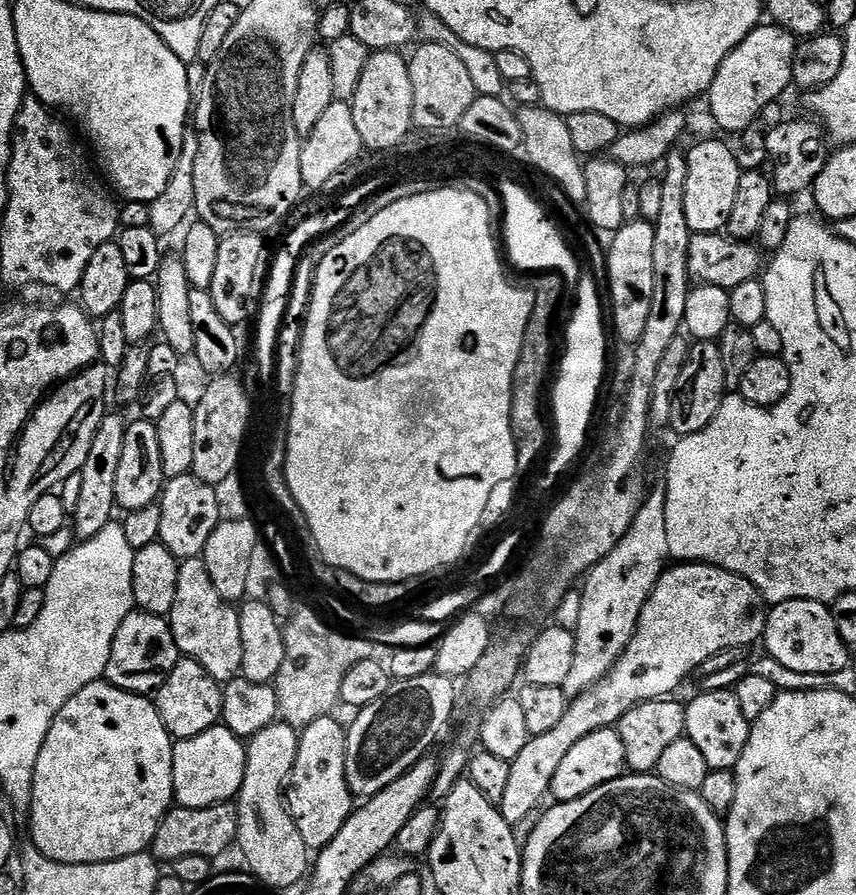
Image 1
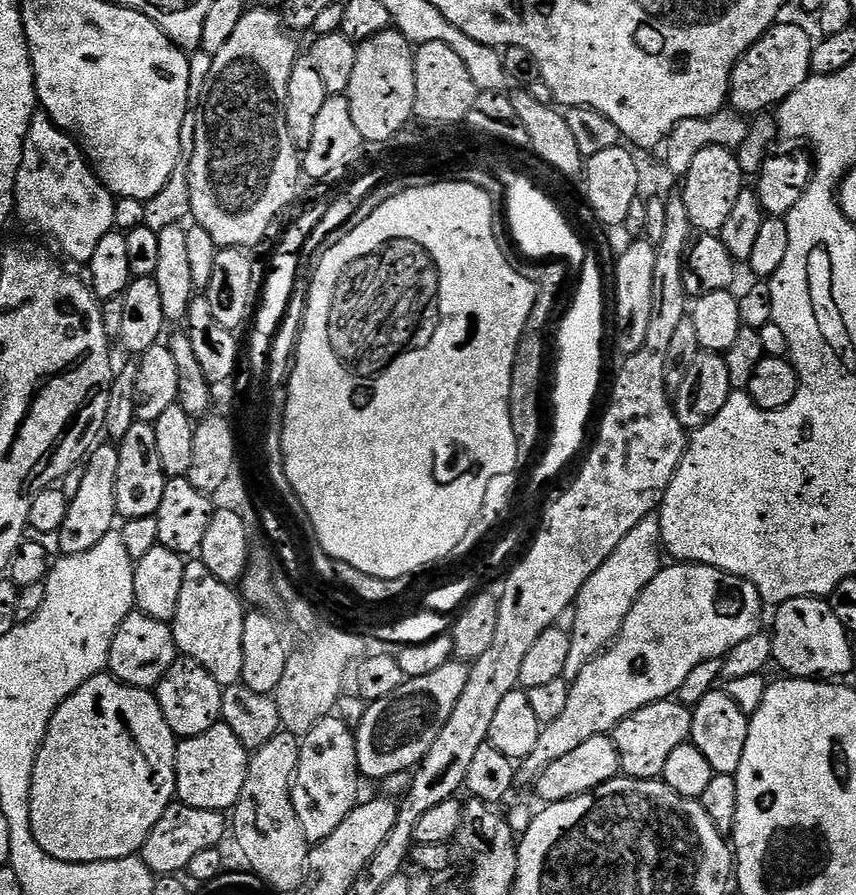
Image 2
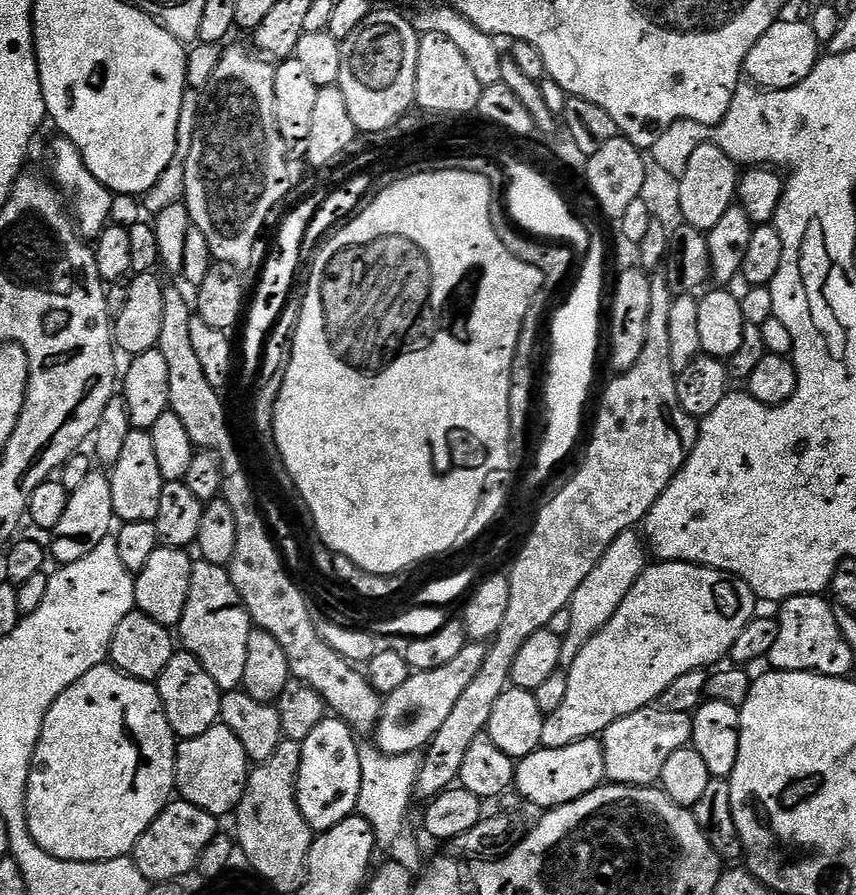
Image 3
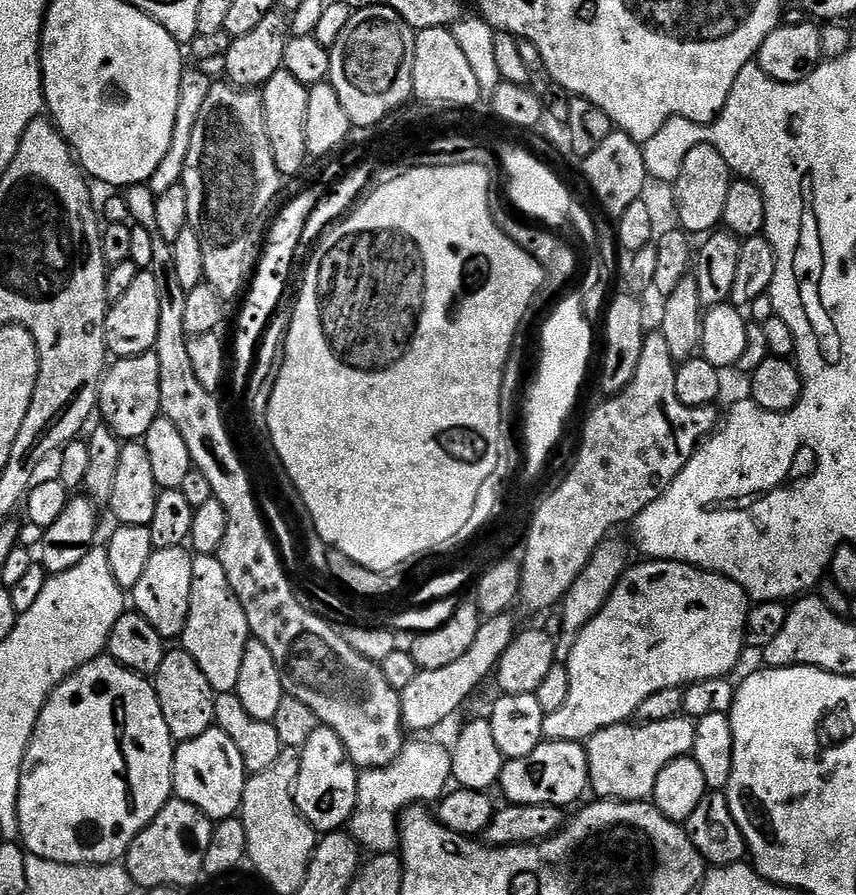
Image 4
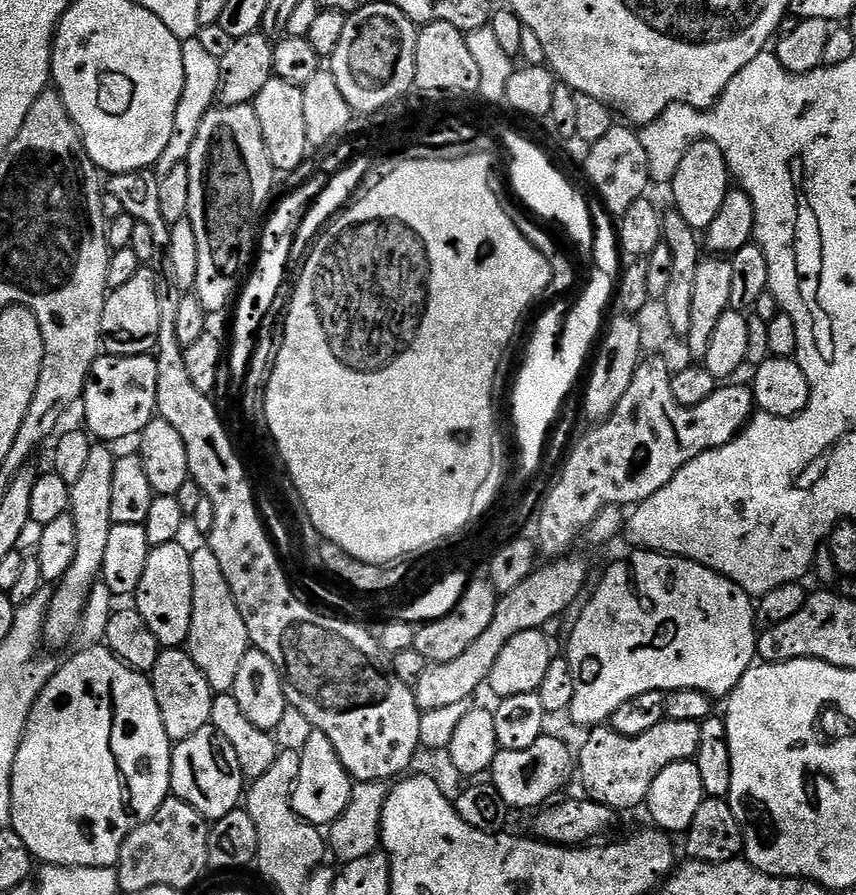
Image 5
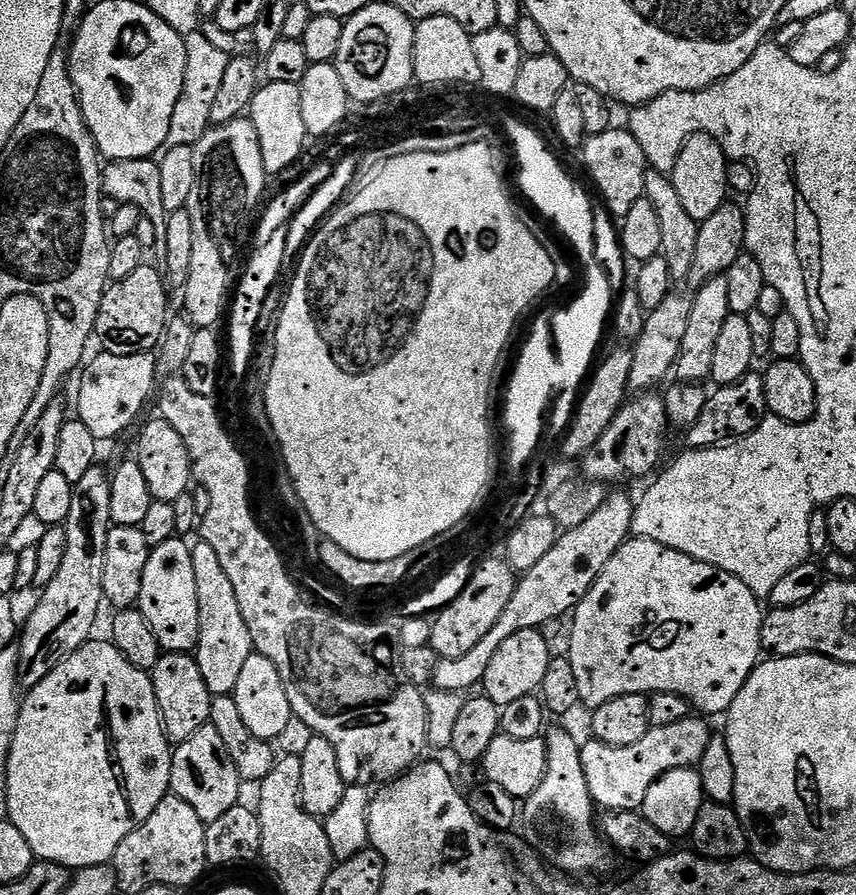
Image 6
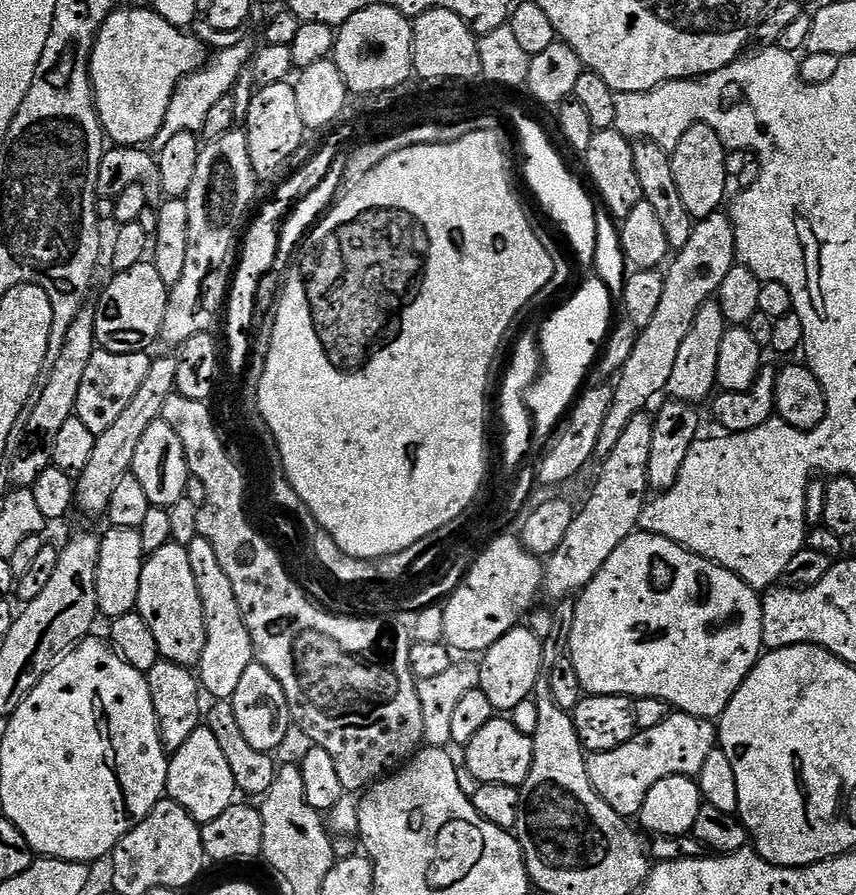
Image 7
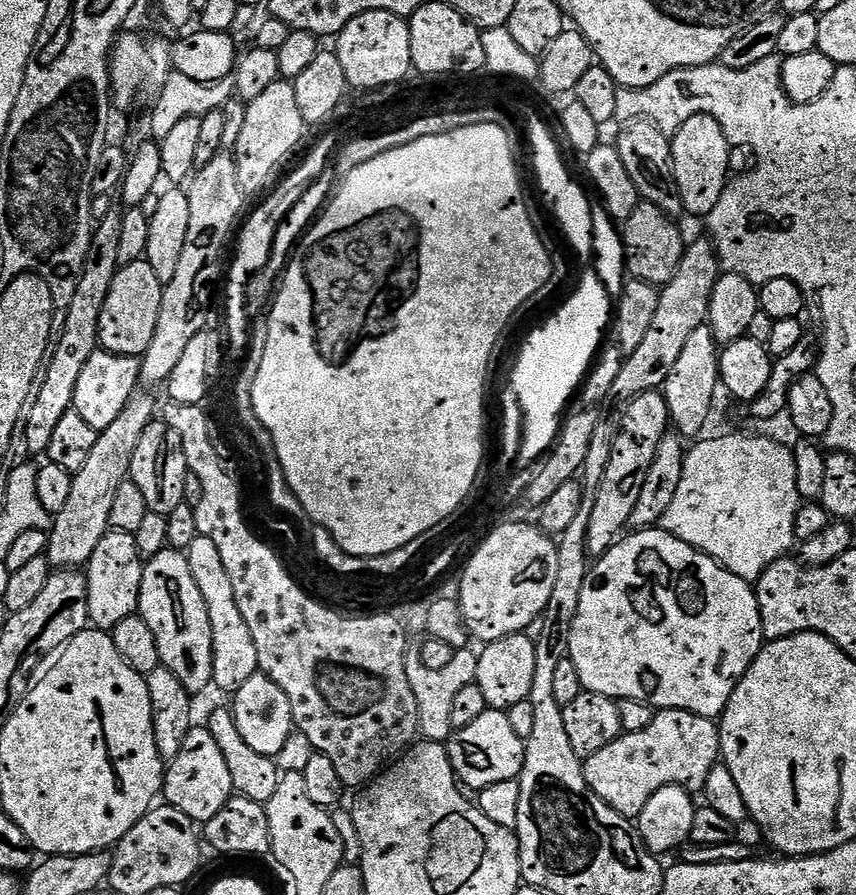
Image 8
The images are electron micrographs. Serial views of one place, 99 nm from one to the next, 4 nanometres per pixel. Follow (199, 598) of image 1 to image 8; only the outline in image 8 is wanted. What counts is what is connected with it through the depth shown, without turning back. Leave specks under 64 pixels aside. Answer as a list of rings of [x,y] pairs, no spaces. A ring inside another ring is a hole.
[[[200,535],[194,538],[194,542],[190,542],[186,555],[190,562],[190,574],[194,574],[198,590],[202,590],[206,614],[210,614],[210,630],[214,638],[212,684],[228,694],[235,694],[242,682],[257,675],[258,650],[254,650],[254,638],[238,610],[238,602],[234,599],[234,585],[230,582],[230,574],[226,574],[226,566],[222,562],[222,553],[218,551],[218,546],[214,546],[210,538]]]

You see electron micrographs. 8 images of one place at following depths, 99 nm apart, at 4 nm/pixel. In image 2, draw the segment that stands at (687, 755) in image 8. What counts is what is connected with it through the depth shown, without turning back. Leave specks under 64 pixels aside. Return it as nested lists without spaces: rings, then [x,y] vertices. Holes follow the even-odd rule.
[[[669,698],[634,710],[618,726],[613,728],[610,739],[617,750],[620,772],[635,780],[655,780],[663,777],[664,767],[670,753],[678,746],[689,743],[692,734],[692,708],[681,704],[679,699]]]

